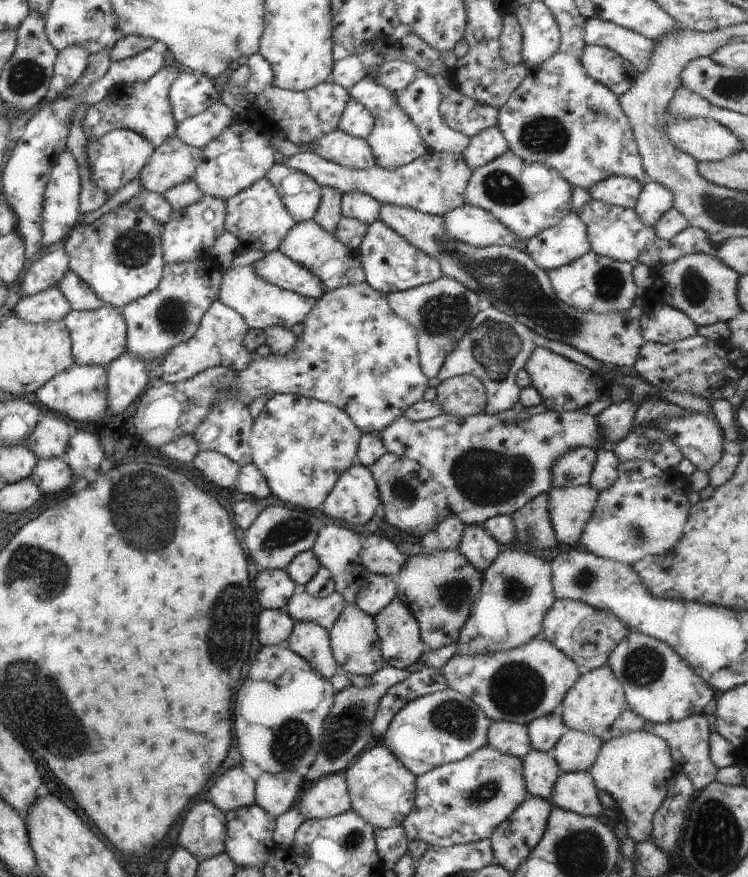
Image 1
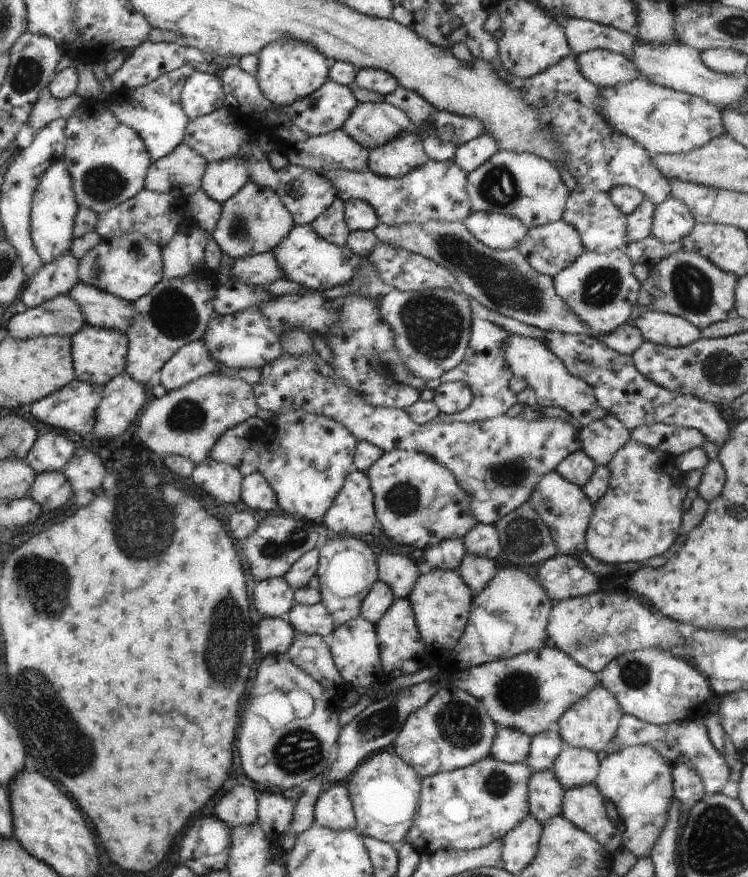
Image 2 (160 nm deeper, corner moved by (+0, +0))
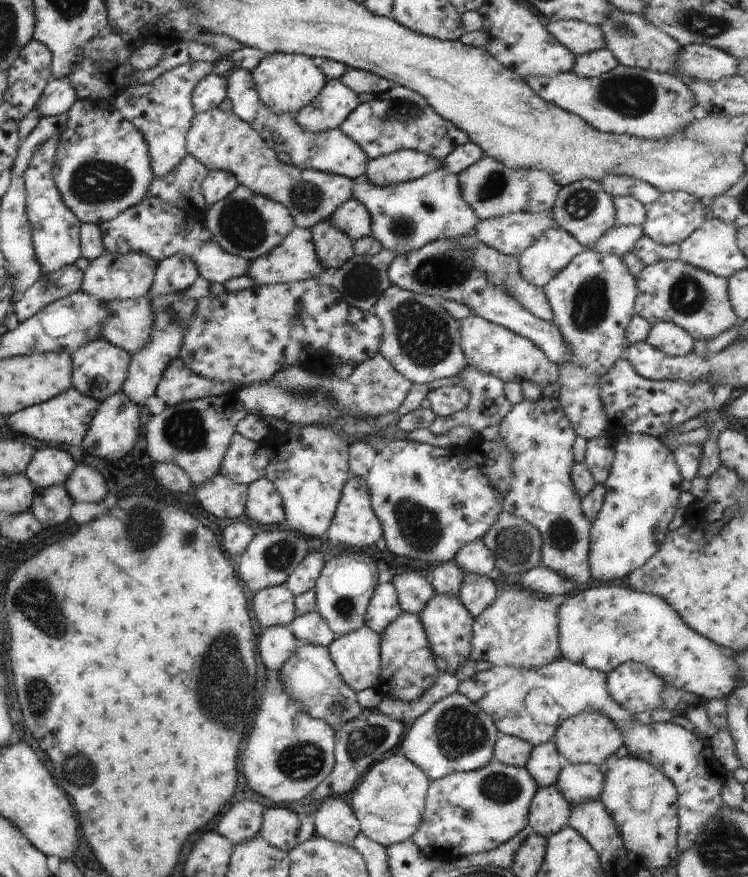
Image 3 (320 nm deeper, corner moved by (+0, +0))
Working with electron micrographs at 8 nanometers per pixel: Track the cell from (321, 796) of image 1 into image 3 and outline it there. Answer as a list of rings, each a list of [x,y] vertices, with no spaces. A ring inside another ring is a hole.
[[[337,796],[318,803],[313,824],[317,837],[336,844],[352,846],[353,838],[360,832],[347,799]]]

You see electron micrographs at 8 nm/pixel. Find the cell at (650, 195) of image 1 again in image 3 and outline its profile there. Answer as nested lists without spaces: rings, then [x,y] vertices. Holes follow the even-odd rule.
[[[614,225],[609,231],[605,232],[597,244],[589,246],[587,251],[605,252],[612,255],[623,256],[633,250],[633,244],[643,236],[642,226],[616,226]]]

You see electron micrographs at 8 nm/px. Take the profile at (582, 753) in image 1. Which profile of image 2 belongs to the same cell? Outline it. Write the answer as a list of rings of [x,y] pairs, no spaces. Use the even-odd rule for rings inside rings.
[[[562,743],[561,752],[555,757],[551,769],[564,791],[593,785],[598,775],[597,755],[592,751]]]

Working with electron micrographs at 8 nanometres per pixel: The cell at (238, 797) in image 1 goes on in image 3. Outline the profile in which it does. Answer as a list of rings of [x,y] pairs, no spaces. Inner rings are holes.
[[[258,799],[231,803],[225,814],[219,816],[215,833],[223,836],[232,846],[237,842],[253,840],[259,836],[264,804]]]

